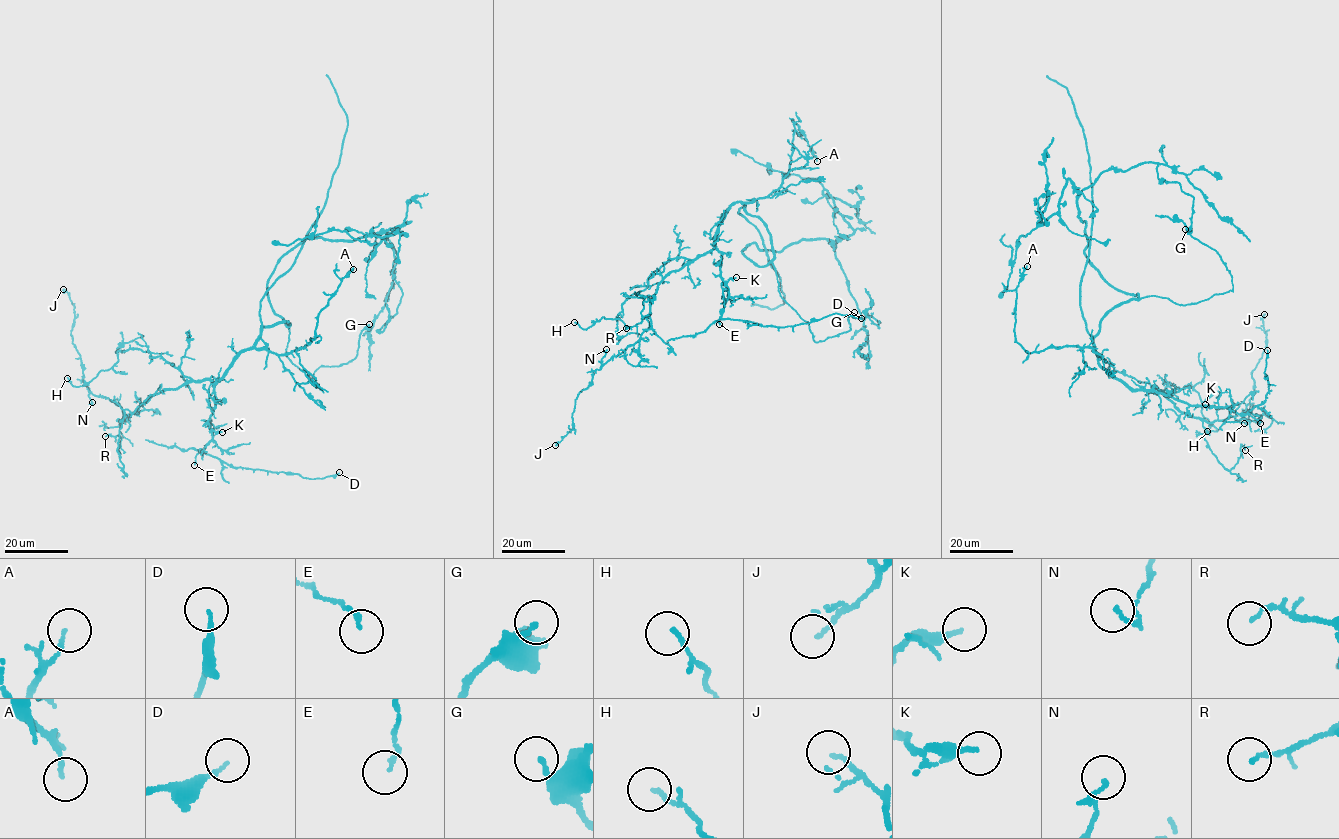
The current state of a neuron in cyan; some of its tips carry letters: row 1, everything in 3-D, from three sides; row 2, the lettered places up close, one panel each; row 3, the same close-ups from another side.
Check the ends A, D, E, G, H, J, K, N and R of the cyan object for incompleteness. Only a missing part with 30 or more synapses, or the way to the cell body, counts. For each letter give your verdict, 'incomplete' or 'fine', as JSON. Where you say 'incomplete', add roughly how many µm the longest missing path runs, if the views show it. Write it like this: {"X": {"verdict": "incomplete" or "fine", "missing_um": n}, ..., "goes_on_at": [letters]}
{"A": {"verdict": "fine"}, "D": {"verdict": "fine"}, "E": {"verdict": "fine"}, "G": {"verdict": "fine"}, "H": {"verdict": "fine"}, "J": {"verdict": "fine"}, "K": {"verdict": "fine"}, "N": {"verdict": "fine"}, "R": {"verdict": "fine"}, "goes_on_at": []}

